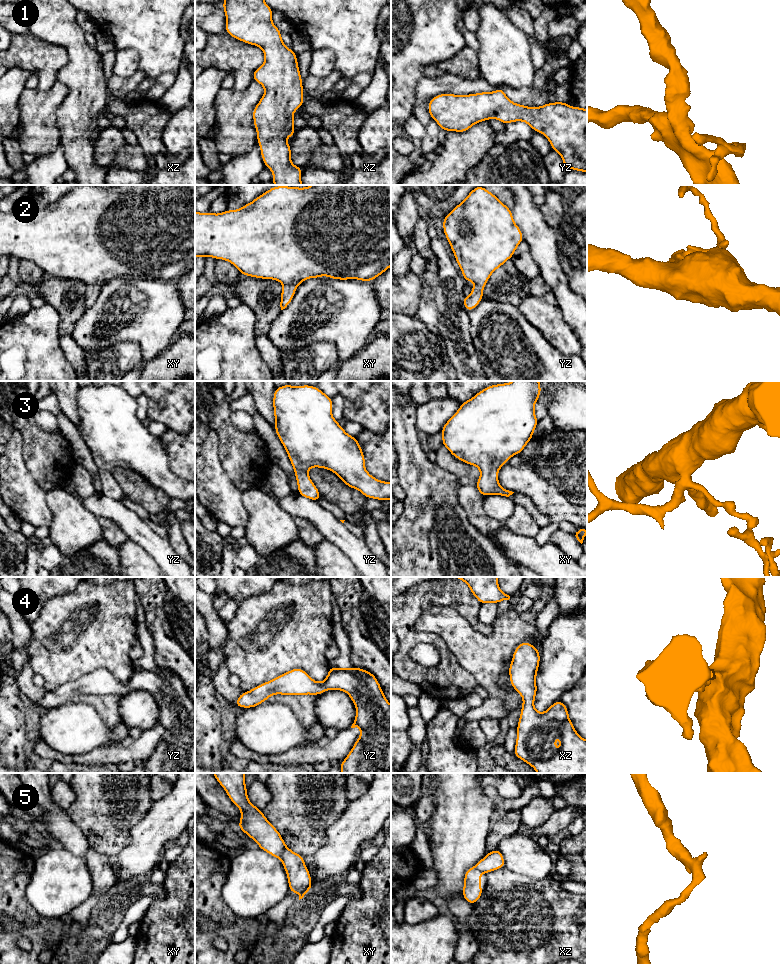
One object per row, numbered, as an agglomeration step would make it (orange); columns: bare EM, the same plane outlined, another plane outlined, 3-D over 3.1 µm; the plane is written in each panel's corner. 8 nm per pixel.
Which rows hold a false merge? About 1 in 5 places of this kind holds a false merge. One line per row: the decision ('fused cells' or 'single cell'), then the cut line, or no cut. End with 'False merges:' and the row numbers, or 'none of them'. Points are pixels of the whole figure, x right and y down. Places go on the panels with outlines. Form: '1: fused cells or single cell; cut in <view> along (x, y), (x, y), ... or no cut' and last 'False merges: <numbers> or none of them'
1: single cell; no cut
2: single cell; no cut
3: single cell; no cut
4: single cell; no cut
5: fused cells; cut in xy along (286, 847), (280, 859)
False merges: 5

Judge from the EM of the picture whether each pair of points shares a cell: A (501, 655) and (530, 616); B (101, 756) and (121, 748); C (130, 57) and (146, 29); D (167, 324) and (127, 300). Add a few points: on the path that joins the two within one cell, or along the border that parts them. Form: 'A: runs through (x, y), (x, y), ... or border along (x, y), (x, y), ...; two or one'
A: border along (519, 615), (524, 620), (532, 622); two
B: runs through (106, 755), (116, 753); one
C: border along (117, 49), (133, 49), (137, 53), (138, 68); two
D: runs through (157, 314), (155, 312), (137, 310); one

